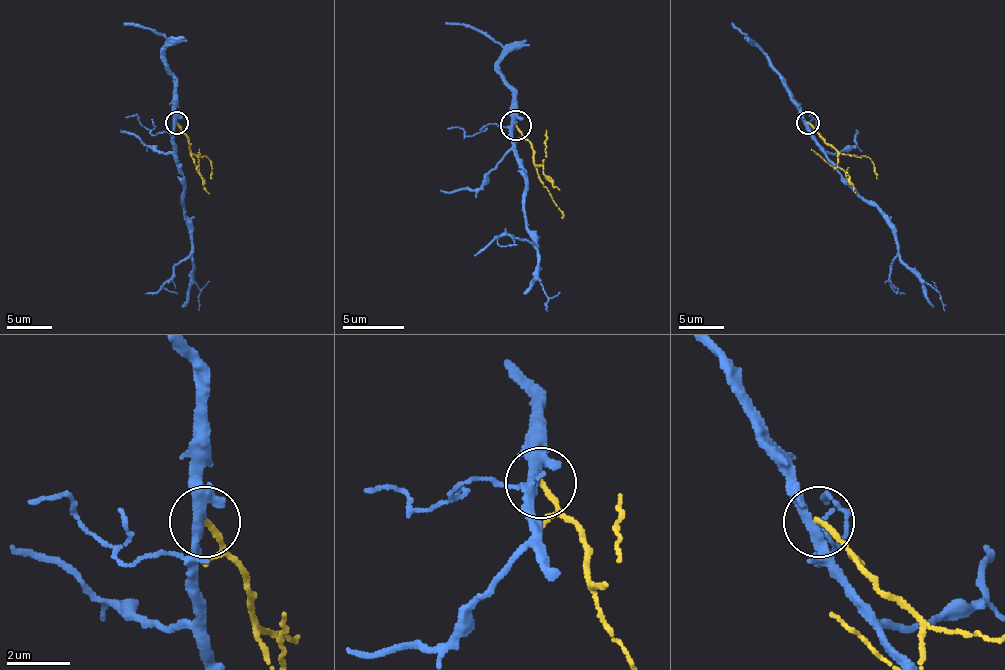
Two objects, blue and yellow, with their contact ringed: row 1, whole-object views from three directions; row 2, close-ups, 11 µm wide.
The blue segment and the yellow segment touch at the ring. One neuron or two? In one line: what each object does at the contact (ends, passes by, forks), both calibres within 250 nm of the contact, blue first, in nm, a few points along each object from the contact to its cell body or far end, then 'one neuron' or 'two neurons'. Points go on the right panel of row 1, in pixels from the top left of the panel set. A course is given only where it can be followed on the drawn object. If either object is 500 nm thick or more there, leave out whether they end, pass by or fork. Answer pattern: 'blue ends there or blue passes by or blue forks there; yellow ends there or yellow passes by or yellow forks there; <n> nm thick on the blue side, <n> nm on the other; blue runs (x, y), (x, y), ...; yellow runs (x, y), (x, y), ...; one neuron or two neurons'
blue forks there; yellow ends there; 240 nm thick on the blue side, 180 nm on the other; blue runs (806, 122), (811, 138), (824, 156), (881, 213), (893, 231), (897, 254), (938, 293), (945, 311); yellow runs (808, 122), (827, 143), (842, 154), (868, 156), (872, 161), (877, 179); two neurons

